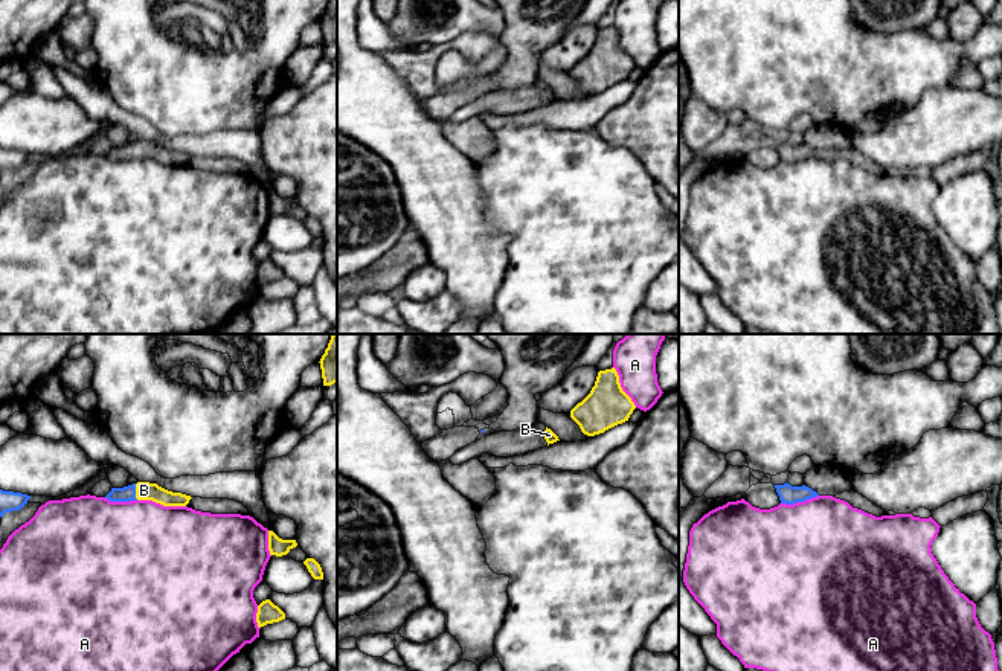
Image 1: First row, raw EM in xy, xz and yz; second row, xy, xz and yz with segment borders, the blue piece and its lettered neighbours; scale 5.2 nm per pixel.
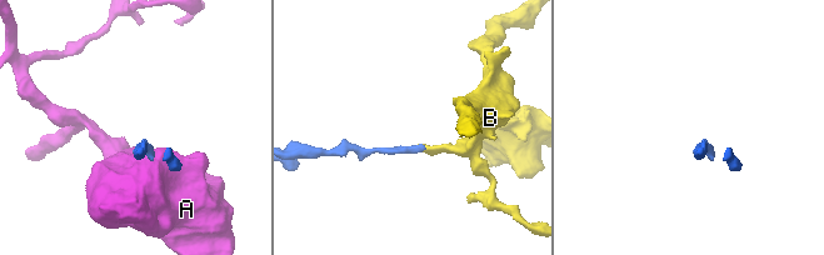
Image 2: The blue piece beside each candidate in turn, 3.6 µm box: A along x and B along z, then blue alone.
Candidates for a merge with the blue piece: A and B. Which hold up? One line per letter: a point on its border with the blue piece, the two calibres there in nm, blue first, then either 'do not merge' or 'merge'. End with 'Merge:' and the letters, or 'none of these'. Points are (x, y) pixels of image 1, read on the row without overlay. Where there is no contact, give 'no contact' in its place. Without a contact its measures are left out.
A: yz (799, 159) | 100/480 nm | do not merge
B: xy (134, 150) | 80/100 nm | merge
Merge: B

